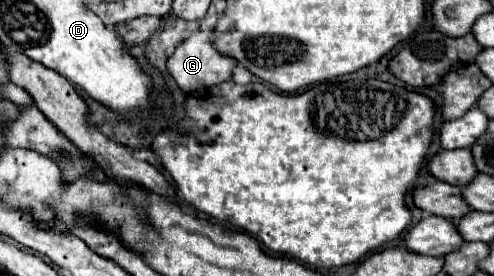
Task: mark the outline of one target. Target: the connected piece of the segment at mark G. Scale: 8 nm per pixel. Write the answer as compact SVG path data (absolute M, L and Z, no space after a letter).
M197 30L193 32L185 42L181 42L175 52L167 58L167 70L173 76L173 80L177 82L177 86L185 92L193 92L205 86L215 86L221 84L223 80L231 80L231 72L237 66L237 62L233 58L227 58L223 54L219 54L213 44L211 44L211 34L213 30Z

